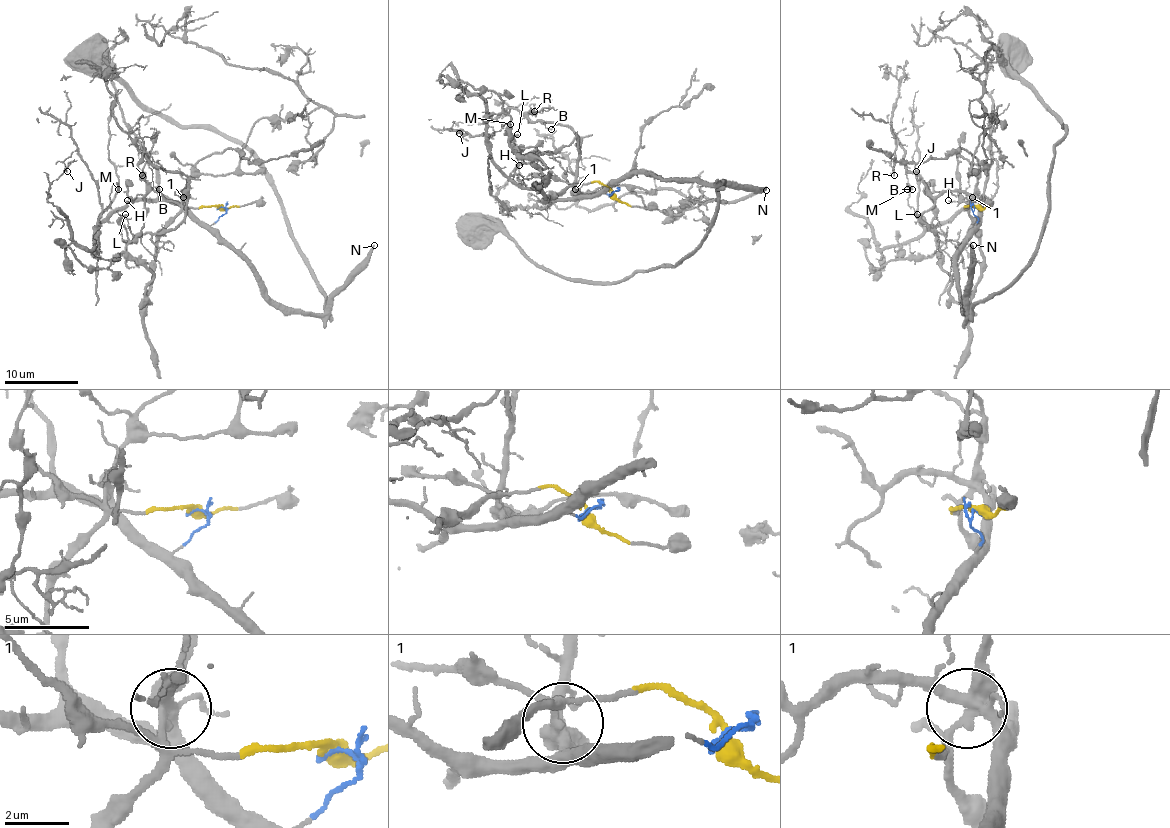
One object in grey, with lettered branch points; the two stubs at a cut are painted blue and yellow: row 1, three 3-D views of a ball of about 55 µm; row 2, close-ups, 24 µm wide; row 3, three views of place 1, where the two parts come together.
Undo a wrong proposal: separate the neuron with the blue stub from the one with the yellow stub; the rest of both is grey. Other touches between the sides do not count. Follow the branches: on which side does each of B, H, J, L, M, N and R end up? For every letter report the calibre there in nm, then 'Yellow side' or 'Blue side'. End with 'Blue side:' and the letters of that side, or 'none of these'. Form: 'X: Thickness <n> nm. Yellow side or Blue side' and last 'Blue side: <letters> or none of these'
B: Thickness 100 nm. Blue side
H: Thickness 100 nm. Blue side
J: Thickness 120 nm. Blue side
L: Thickness 240 nm. Yellow side
M: Thickness 120 nm. Blue side
N: Thickness 320 nm. Blue side
R: Thickness 200 nm. Blue side
Blue side: B, H, J, M, N, R

